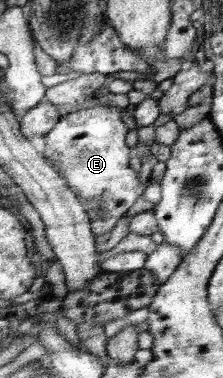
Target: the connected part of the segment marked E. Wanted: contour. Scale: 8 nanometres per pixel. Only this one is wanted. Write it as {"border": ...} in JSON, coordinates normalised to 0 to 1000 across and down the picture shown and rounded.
{"border":[[[462,225],[430,238],[422,257],[439,267],[475,270],[444,270],[435,278],[274,307],[251,333],[206,352],[197,415],[300,474],[300,487],[341,503],[341,511],[381,532],[426,622],[462,622],[516,598],[525,585],[570,563],[578,548],[596,548],[677,471],[623,463],[578,434],[587,399],[561,362],[583,341],[547,312],[552,296],[574,294],[578,251],[502,246],[480,228]]]}

